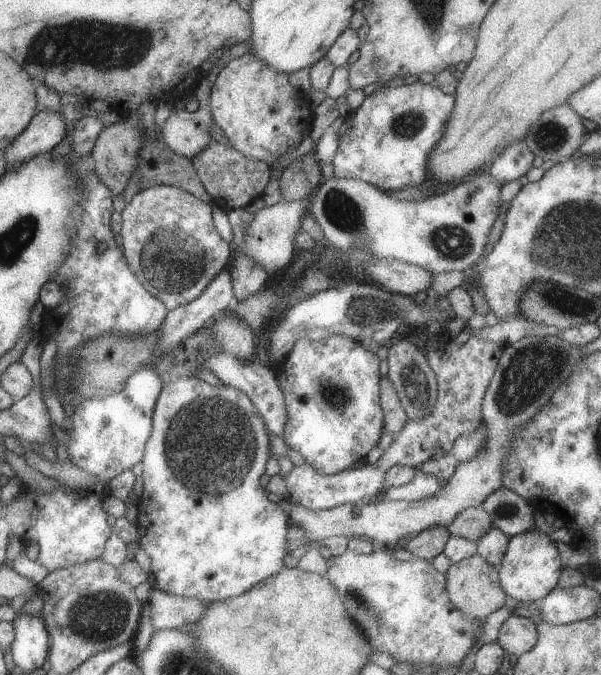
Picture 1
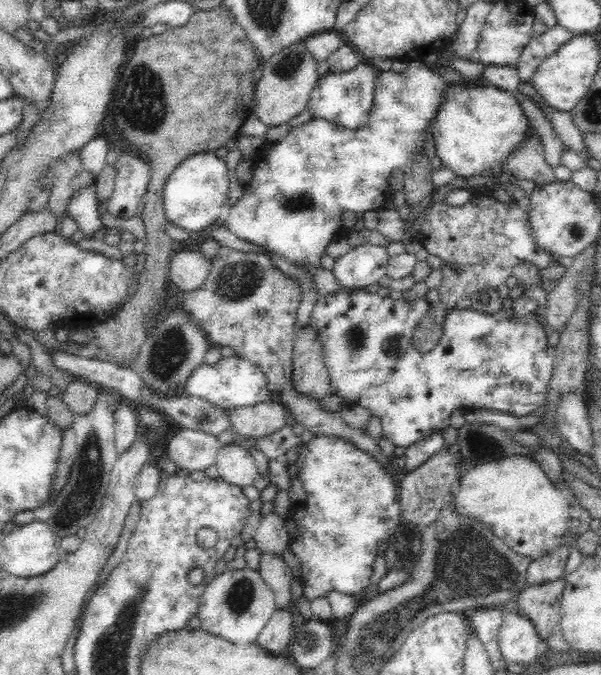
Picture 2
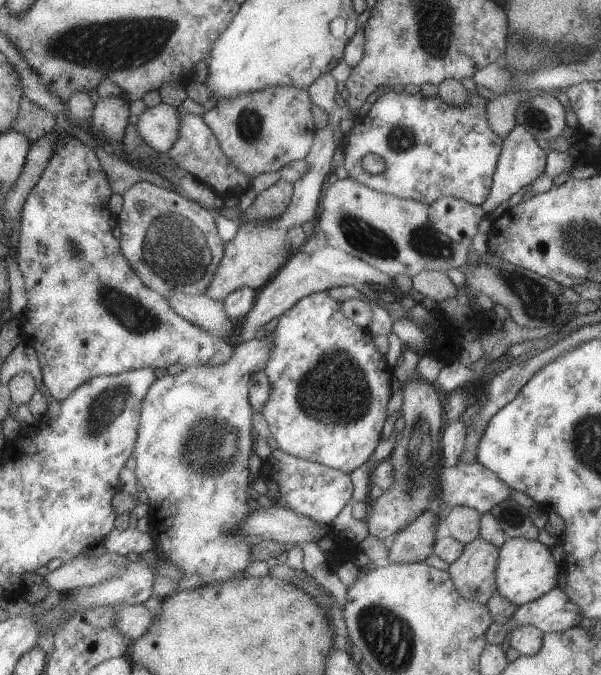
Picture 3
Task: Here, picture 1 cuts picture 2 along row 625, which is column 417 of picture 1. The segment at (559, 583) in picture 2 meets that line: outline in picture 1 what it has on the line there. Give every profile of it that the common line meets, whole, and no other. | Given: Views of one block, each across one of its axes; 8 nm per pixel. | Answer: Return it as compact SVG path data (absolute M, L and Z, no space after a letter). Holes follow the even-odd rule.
M431 526L412 536L405 550L412 553L417 559L431 562L432 558L442 552L449 535L447 527Z

